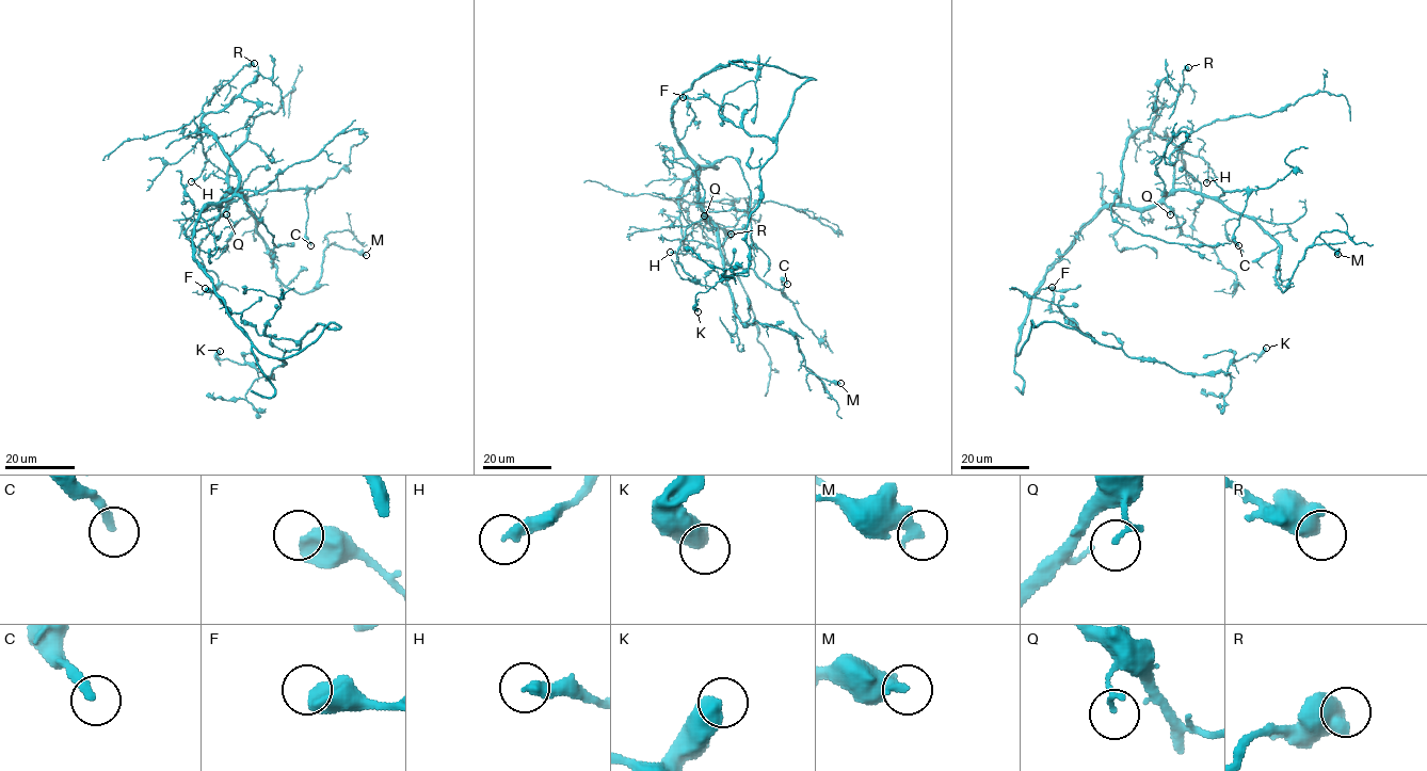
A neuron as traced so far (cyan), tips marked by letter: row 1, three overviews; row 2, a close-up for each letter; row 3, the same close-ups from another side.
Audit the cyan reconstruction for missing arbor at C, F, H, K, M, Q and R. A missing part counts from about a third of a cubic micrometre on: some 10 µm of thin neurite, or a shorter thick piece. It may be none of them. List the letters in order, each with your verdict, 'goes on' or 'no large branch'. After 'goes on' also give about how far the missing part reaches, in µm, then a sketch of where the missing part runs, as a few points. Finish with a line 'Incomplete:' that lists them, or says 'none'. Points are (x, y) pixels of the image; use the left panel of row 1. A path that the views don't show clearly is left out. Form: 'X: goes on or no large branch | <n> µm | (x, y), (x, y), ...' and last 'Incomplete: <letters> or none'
C: no large branch
F: no large branch
H: no large branch
K: no large branch
M: no large branch
Q: no large branch
R: no large branch
Incomplete: none

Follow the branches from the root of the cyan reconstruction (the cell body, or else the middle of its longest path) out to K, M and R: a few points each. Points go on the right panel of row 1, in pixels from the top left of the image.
K: (1051, 269), (1029, 302), (1017, 355), (1031, 320), (1198, 374), (1227, 372), (1233, 360), (1266, 348)
M: (1051, 269), (1103, 209), (1154, 207), (1177, 191), (1250, 217), (1280, 249), (1283, 292), (1308, 247), (1337, 254)
R: (1051, 269), (1084, 225), (1120, 202), (1126, 141), (1174, 101), (1183, 82), (1183, 70), (1188, 67)

